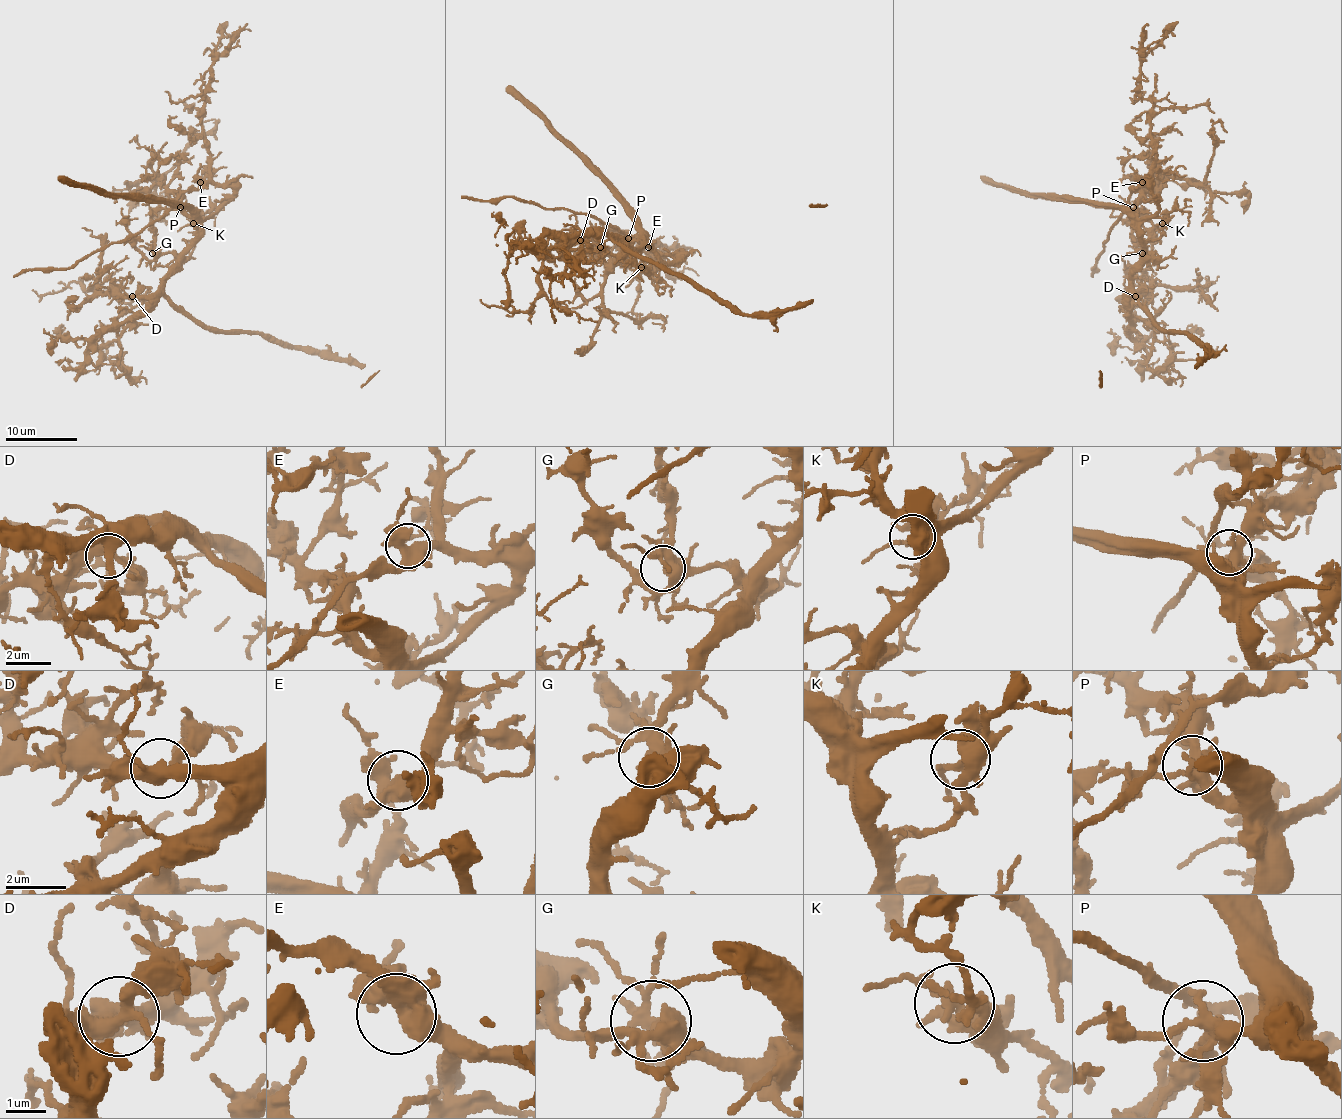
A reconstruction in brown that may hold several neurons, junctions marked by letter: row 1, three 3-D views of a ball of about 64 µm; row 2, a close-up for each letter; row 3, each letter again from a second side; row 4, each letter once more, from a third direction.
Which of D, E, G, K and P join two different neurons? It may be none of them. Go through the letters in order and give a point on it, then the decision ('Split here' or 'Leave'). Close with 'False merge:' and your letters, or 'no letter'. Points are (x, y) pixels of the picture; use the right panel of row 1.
D: Place: (1135, 296). Leave
E: Place: (1142, 182). Leave
G: Place: (1142, 253). Leave
K: Place: (1162, 223). Leave
P: Place: (1133, 207). Leave
False merge: no letter

